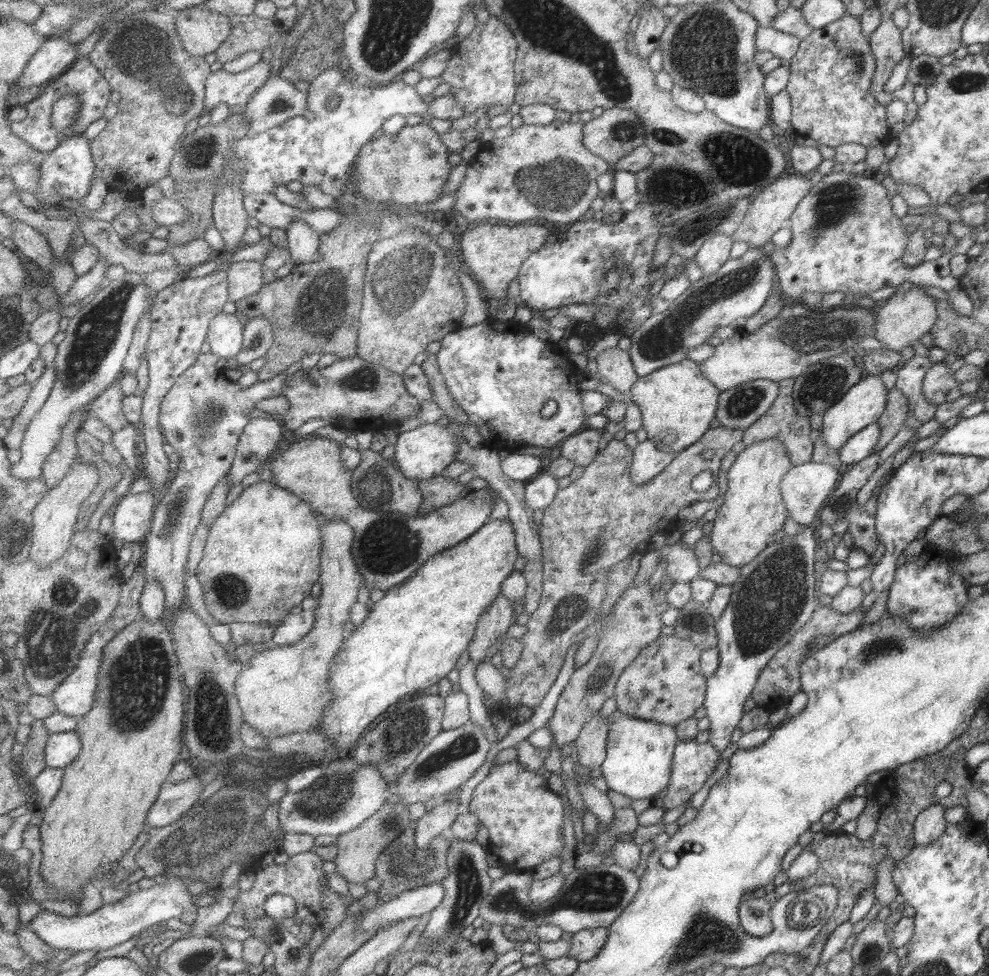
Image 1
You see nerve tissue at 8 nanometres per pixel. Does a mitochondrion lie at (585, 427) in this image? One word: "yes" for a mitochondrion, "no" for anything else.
no

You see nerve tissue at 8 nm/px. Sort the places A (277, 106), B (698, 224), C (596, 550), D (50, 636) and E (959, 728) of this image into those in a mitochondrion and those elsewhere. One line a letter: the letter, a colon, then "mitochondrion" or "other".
A: mitochondrion
B: mitochondrion
C: mitochondrion
D: mitochondrion
E: other

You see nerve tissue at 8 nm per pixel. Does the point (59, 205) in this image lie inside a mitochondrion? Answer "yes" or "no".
no

